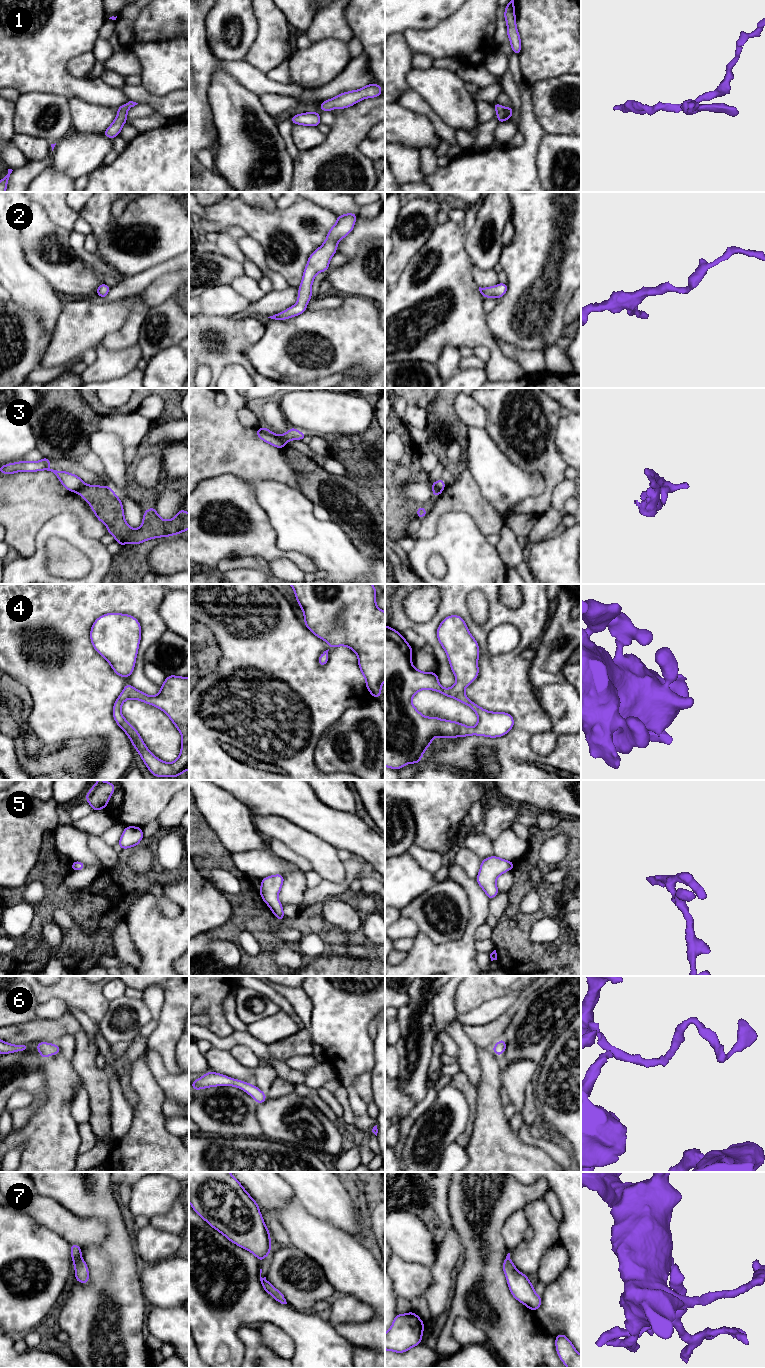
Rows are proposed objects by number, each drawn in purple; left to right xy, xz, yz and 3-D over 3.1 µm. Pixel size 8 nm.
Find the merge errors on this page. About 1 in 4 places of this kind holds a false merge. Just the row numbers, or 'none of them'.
3

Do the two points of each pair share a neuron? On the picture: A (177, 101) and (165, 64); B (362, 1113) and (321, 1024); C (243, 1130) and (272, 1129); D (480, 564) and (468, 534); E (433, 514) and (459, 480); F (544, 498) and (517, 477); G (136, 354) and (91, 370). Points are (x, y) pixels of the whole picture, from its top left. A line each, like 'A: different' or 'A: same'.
A: different
B: same
C: different
D: same
E: same
F: different
G: same

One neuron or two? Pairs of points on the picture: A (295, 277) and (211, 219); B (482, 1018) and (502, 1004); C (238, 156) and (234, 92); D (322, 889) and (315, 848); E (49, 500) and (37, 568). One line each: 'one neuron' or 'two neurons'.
A: one neuron
B: one neuron
C: one neuron
D: two neurons
E: two neurons

